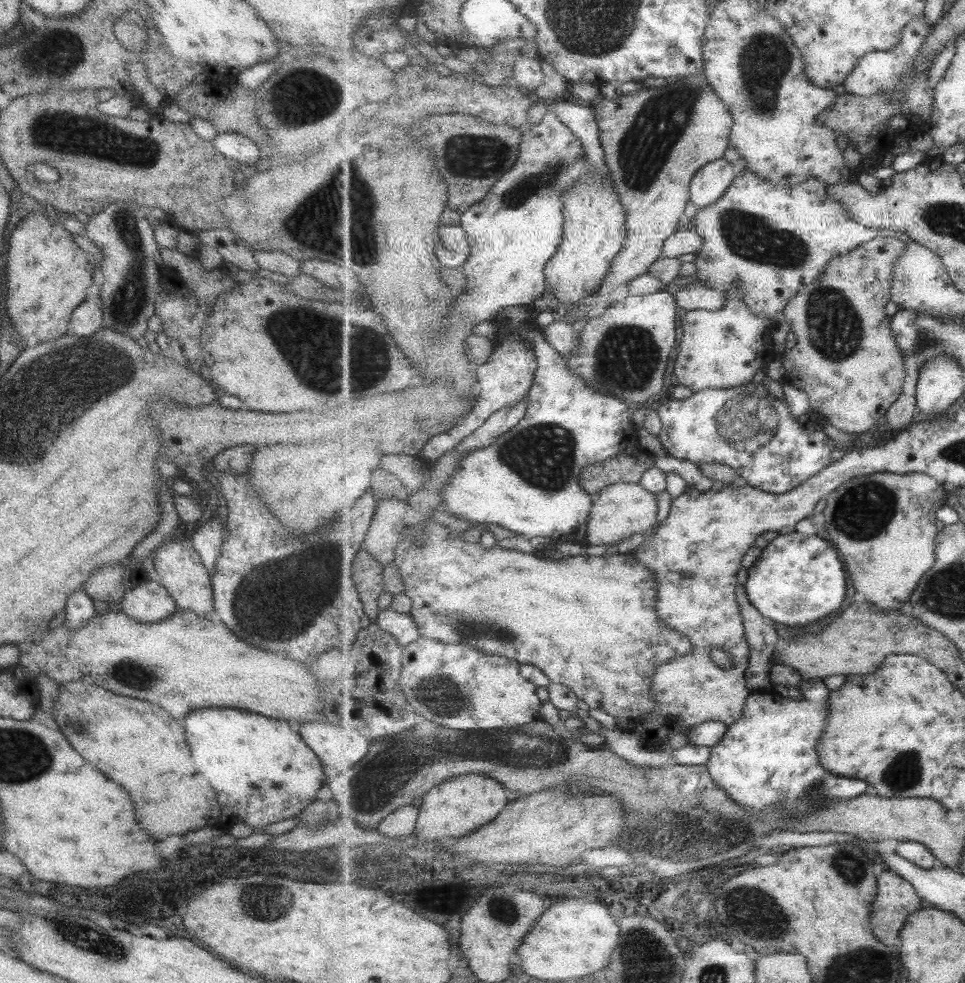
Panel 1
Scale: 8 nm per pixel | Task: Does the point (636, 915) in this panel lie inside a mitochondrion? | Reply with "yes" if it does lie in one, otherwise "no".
no

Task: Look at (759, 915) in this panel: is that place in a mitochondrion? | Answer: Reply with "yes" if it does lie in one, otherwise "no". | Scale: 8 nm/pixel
yes

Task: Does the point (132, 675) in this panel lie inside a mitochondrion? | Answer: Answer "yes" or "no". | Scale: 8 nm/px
yes

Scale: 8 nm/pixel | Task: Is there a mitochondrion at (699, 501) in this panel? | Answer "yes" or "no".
no

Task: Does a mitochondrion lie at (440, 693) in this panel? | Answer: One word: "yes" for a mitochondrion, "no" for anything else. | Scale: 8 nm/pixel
yes

